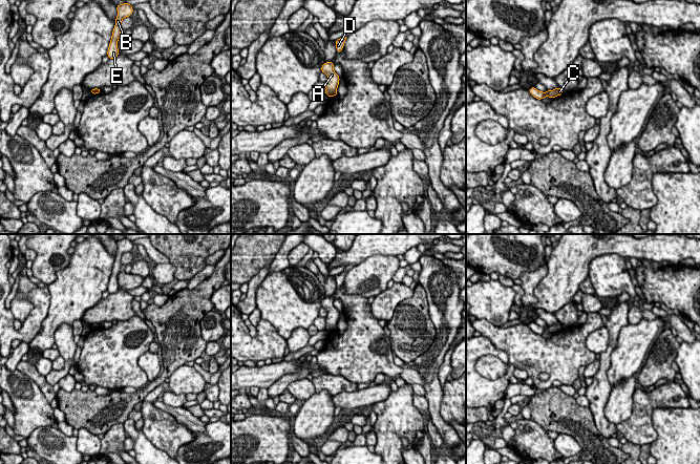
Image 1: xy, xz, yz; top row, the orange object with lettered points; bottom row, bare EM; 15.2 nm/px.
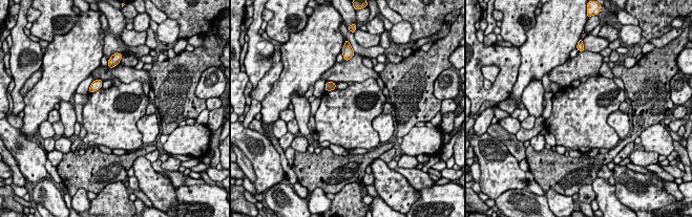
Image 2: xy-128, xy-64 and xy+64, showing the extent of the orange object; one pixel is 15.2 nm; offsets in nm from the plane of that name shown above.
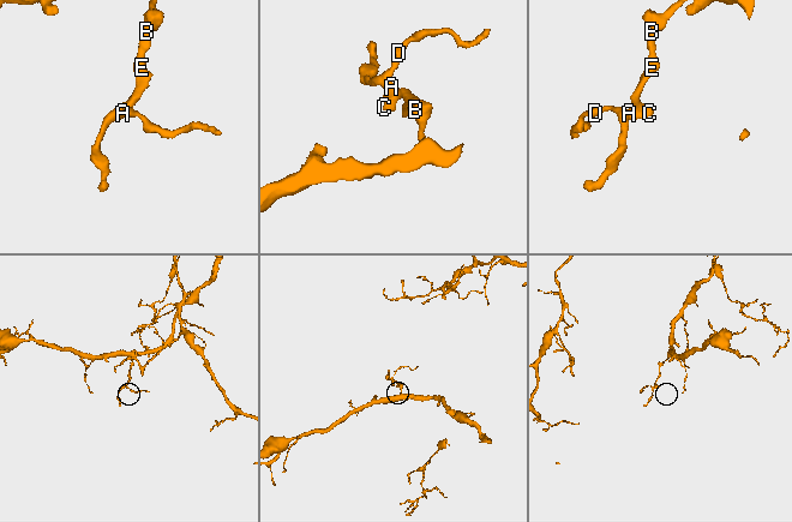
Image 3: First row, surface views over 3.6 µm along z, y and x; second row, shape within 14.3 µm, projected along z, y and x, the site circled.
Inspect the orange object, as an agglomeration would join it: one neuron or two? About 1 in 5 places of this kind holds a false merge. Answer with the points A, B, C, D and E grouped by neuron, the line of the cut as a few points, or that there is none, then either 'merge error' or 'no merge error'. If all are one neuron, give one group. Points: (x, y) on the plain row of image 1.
groups A B C D E; cut none; no merge error

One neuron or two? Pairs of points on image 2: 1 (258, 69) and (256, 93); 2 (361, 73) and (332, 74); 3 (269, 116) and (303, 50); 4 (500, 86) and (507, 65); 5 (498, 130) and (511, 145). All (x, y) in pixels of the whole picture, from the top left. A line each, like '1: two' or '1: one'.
1: two
2: one
3: one
4: one
5: one

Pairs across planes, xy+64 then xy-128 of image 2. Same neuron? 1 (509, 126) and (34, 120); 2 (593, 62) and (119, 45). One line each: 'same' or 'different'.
1: different
2: different

